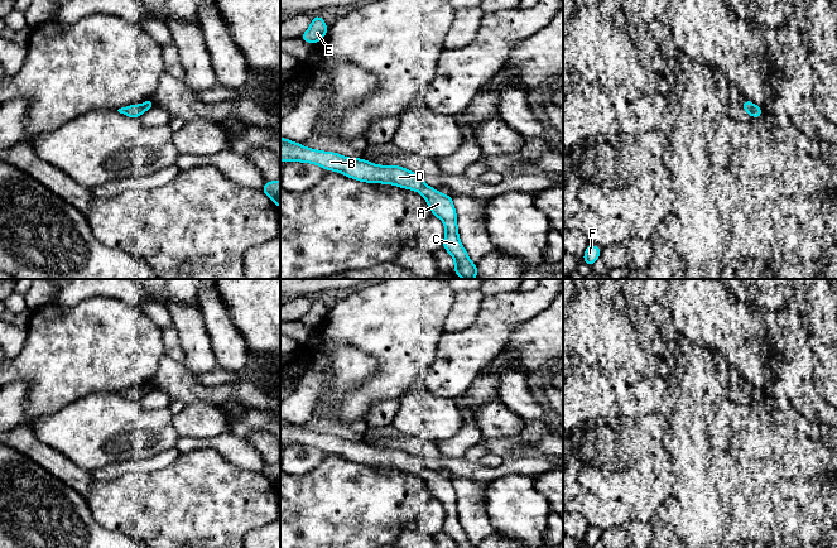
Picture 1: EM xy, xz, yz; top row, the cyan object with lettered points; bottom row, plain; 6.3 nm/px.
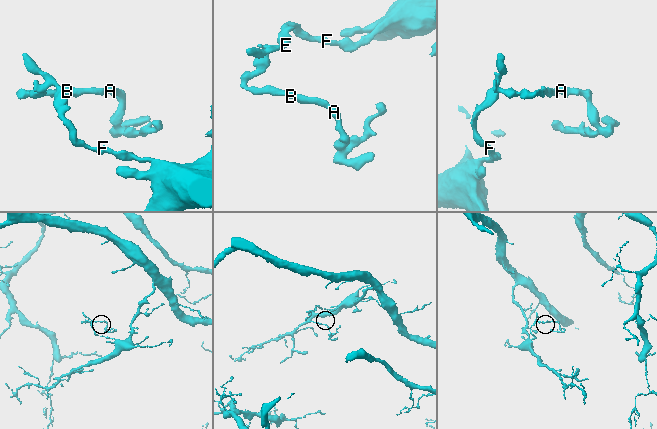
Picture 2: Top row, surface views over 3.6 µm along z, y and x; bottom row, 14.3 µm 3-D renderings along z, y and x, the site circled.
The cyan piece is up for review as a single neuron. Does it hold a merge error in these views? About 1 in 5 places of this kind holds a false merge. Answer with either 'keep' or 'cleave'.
keep

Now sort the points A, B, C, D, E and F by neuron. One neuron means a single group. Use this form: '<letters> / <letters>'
A B C D E F

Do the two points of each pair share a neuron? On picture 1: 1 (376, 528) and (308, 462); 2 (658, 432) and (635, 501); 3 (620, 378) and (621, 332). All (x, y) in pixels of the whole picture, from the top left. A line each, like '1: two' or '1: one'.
1: two
2: two
3: two

